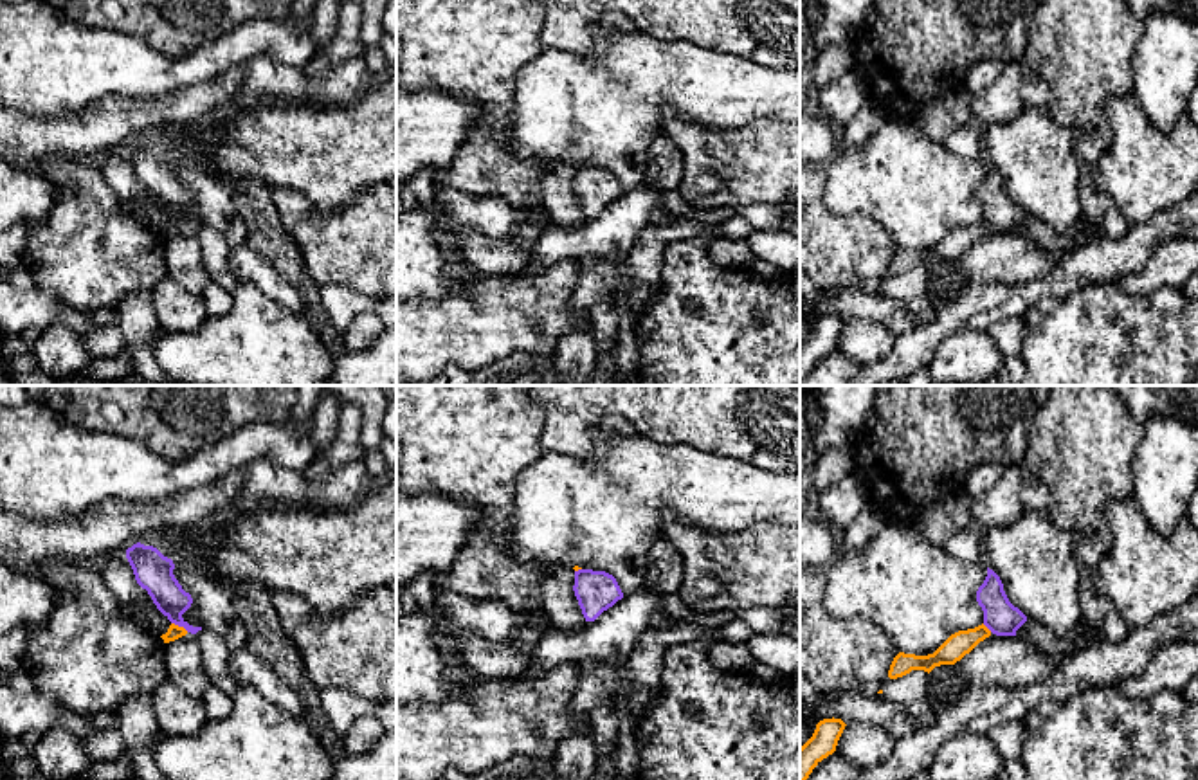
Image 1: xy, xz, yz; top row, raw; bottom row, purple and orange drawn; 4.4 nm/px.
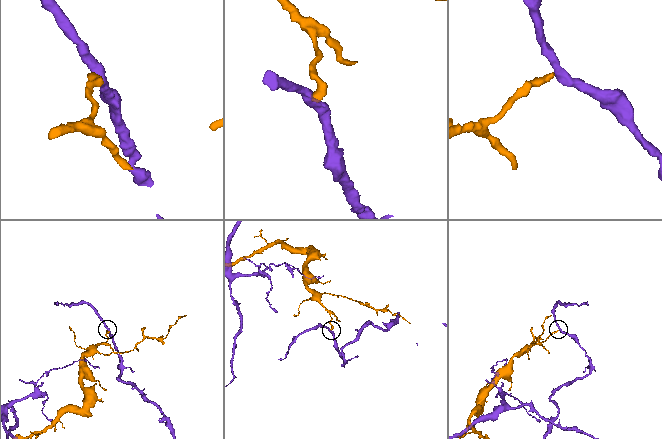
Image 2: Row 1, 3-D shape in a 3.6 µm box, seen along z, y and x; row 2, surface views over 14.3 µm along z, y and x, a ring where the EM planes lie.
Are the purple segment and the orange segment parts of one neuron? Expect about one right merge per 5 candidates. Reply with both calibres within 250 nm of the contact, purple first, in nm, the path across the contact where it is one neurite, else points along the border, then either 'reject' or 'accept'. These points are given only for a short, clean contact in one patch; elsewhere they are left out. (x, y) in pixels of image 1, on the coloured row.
calibres 150 and 70 nm; border xy (172, 622), (188, 631); reject

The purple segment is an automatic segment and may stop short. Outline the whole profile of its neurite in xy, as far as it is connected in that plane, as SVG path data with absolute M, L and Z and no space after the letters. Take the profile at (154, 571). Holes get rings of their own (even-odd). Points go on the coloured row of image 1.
M141 542L126 549L137 584L148 591L157 609L175 625L196 634L202 627L189 625L182 614L191 607L193 598L182 589L173 575L175 564L157 548Z

